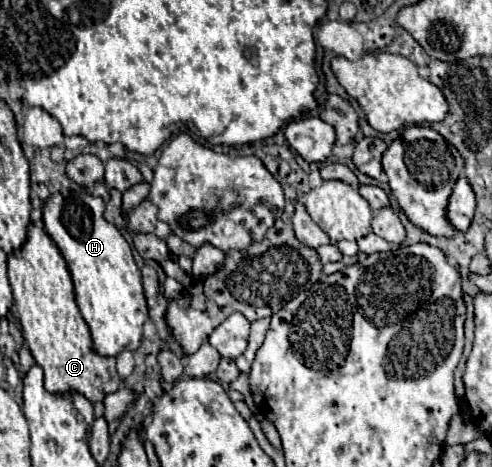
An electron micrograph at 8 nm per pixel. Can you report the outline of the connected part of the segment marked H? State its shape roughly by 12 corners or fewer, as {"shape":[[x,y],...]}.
{"shape":[[86,191],[46,201],[98,355],[148,319],[132,249]]}

